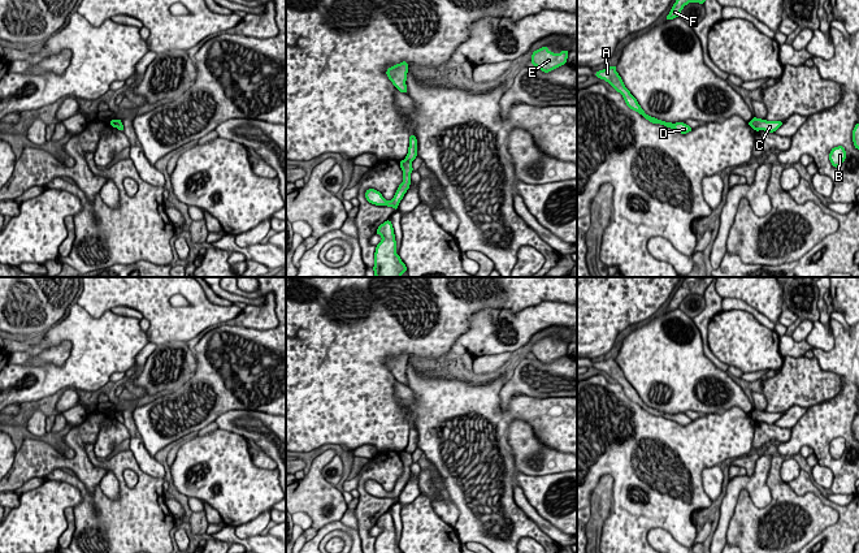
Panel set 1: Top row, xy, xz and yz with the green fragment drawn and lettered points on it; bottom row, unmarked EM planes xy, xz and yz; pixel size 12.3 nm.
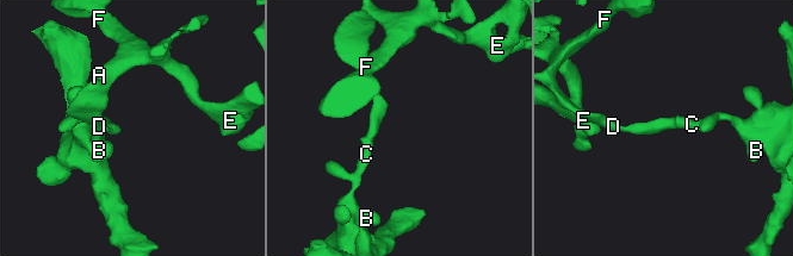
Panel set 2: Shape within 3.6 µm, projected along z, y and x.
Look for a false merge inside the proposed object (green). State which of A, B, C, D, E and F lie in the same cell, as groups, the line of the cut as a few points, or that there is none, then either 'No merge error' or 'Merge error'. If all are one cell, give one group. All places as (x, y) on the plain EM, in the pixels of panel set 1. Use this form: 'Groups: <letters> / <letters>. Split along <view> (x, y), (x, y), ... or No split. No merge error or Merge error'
Groups: A D E F / B C. Split along xz (404, 450), (411, 454). Merge error

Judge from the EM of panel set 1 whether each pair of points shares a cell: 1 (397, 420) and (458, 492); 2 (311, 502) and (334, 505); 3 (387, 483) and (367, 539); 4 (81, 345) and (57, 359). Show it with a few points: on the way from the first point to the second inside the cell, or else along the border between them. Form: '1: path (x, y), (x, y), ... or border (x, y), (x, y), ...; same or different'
1: border (404, 401), (408, 409), (410, 426); different
2: path (316, 502), (329, 505); same
3: path (367, 478), (361, 483), (364, 518); same
4: border (72, 344), (69, 357), (61, 364), (40, 364); different

